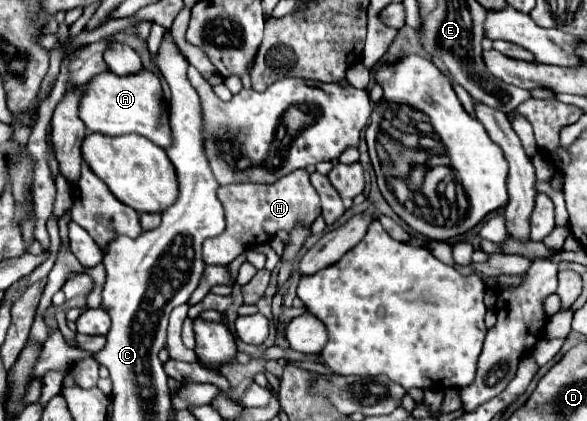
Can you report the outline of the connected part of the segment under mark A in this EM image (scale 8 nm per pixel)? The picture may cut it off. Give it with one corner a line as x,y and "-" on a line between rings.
147,69
127,77
117,77
111,71
97,75
83,93
79,105
79,117
93,133
103,133
103,135
137,133
163,149
171,147
173,141
173,131
167,121
169,115
167,115
167,103
163,99
161,81
153,71

